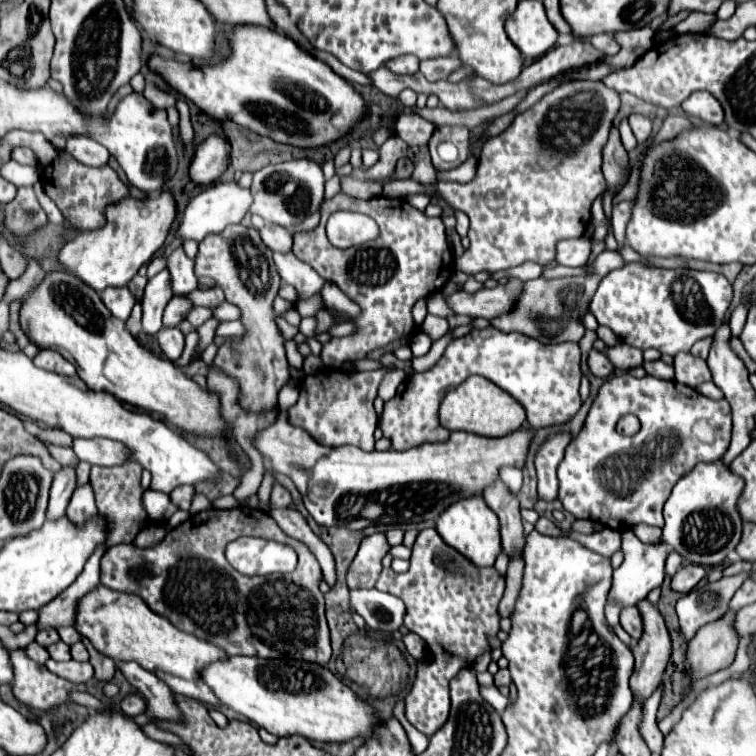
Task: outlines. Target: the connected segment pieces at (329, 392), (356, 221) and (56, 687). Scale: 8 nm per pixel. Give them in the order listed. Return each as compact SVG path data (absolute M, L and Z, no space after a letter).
M393 365L375 371L321 369L313 375L307 375L301 383L299 401L287 409L287 419L289 423L305 429L321 445L355 445L363 451L375 451L373 433L377 429L377 415L373 401L383 377L393 369Z
M337 211L327 221L327 237L335 247L353 247L379 235L377 223L361 213Z
M23 649L11 651L11 663L15 671L13 695L19 703L37 711L51 711L69 703L75 683L47 671L45 665L27 659Z

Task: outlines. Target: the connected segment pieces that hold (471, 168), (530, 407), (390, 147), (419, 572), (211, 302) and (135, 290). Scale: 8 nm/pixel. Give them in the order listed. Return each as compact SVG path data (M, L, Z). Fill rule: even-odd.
M471 157L469 161L465 161L463 165L459 165L457 169L449 171L437 171L437 179L445 181L459 181L459 183L467 183L475 177L477 173L477 161L475 157Z
M495 327L473 329L465 337L451 341L443 357L429 371L415 373L405 379L405 389L401 385L397 395L385 403L385 411L381 417L383 435L389 437L393 449L399 451L417 447L421 443L447 439L449 431L441 427L437 419L441 397L471 375L487 377L497 387L507 391L513 399L517 399L527 413L529 425L549 427L565 423L581 407L579 361L581 351L577 343L543 345L527 335L503 333Z
M391 135L383 145L381 145L381 157L377 167L369 169L369 173L363 173L359 169L355 169L353 175L357 175L359 179L379 179L379 177L389 177L395 169L395 163L399 157L407 155L407 143L403 139L399 139L397 135Z
M423 529L411 551L409 559L411 567L405 573L395 573L391 569L383 569L379 573L379 579L375 583L375 589L397 595L405 603L405 617L403 625L417 633L429 649L427 661L417 661L417 675L411 685L409 695L405 697L405 715L411 725L415 725L421 733L433 735L437 729L441 729L449 717L451 709L451 695L449 695L449 681L463 669L471 667L473 661L487 653L491 649L489 637L495 637L499 633L499 601L505 591L505 577L499 575L495 567L477 567L473 561L463 557L459 551L449 547L441 535L435 529Z
M215 286L207 290L196 289L187 295L181 296L187 297L196 306L204 306L210 309L216 308L225 301L224 293L219 286Z
M135 277L135 279L131 279L131 283L127 285L129 287L129 291L135 295L135 299L137 299L137 303L141 303L141 297L143 297L143 287L145 287L145 283L147 283L147 277Z

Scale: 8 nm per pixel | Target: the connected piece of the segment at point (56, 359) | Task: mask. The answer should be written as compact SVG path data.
M41 349L33 359L33 363L41 369L47 369L59 375L75 375L75 367L67 359L63 359L57 351L51 351L51 349Z

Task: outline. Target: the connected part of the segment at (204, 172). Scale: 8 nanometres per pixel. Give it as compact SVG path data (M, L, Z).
M211 133L197 149L189 167L189 177L197 185L215 183L229 167L230 146L219 133Z

